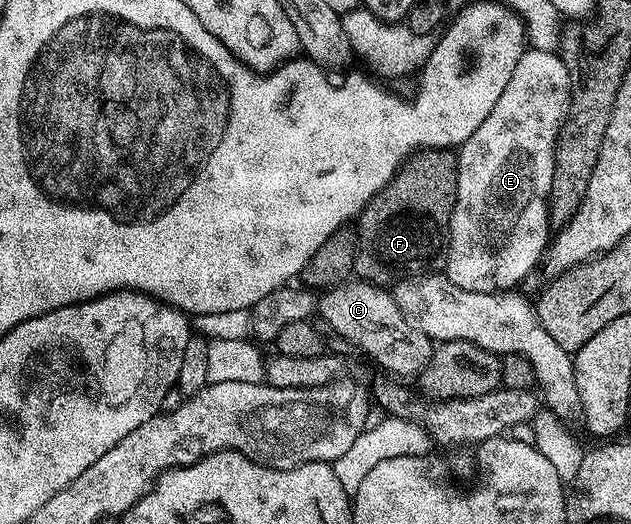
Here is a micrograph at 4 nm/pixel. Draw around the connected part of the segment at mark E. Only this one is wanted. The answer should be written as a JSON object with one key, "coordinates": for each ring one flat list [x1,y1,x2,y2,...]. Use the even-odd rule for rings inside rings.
{"coordinates":[[528,47,524,51,521,62,517,62,517,67,513,69,513,78,509,78,505,91,501,93,501,98,497,98,493,110,489,110,489,118,485,118,485,122,481,122,481,126,477,126,477,130,473,130,473,134,469,134,467,141,459,145,457,149,459,162,457,198,455,199,455,209,451,215,451,245,445,269,445,274,449,278,449,282,453,282,453,286,461,286,461,290,473,290,474,292,506,292,519,286,515,284,521,283,531,271,535,272,540,267,544,252,548,249,549,241,553,236,549,201,553,186,553,170,555,169,555,143,559,137,559,127,567,119,570,105,571,83,564,57,553,52]]}

